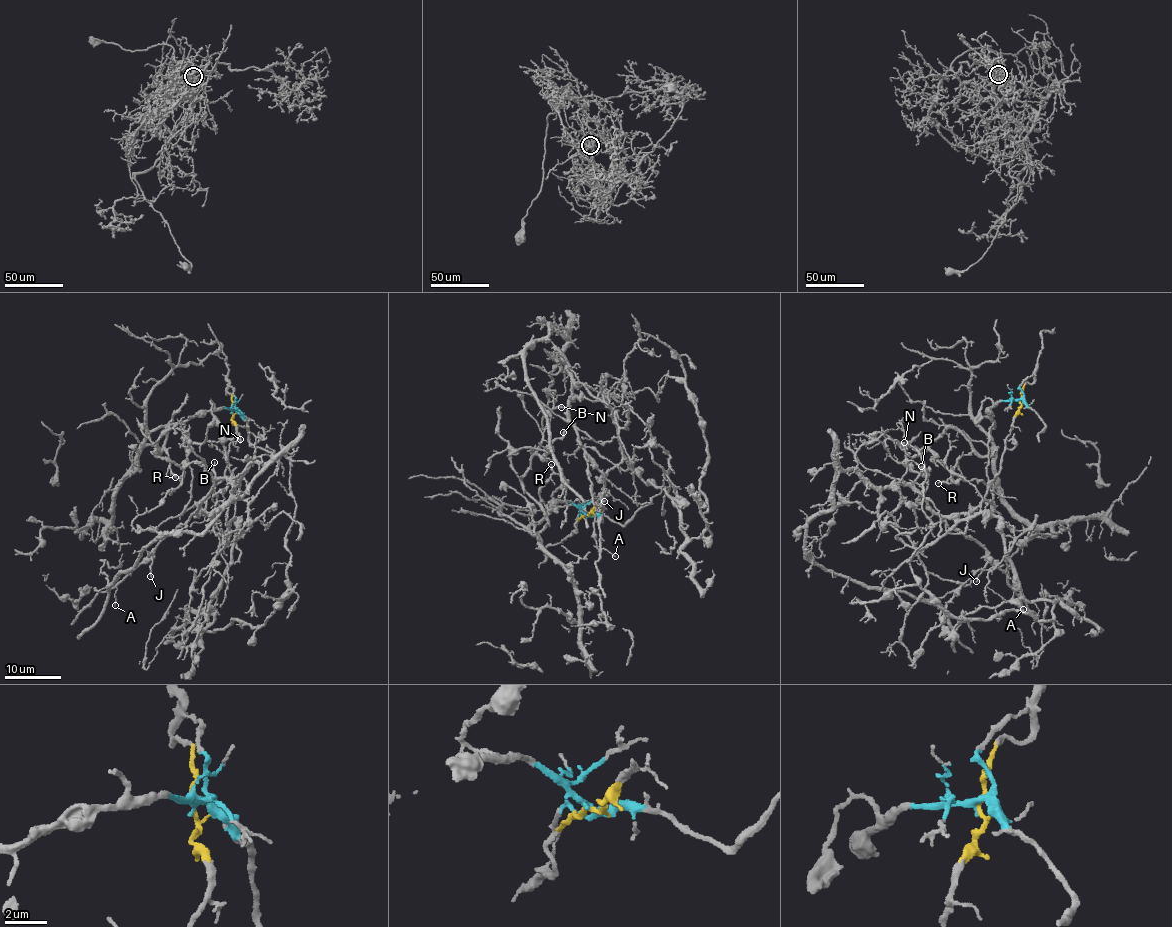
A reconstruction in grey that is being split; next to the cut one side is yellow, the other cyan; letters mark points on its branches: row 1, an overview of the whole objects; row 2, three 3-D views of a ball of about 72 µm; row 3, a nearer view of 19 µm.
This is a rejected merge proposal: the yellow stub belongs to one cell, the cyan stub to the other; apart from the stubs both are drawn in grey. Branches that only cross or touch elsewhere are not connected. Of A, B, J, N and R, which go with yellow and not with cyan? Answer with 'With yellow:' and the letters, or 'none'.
With yellow: A, B, J

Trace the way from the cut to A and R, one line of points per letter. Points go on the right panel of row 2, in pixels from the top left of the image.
A: (1019, 401), (1001, 468), (983, 501), (942, 516), (1004, 569), (1023, 609)
R: (1019, 401), (988, 407), (992, 452), (968, 453), (938, 484)

